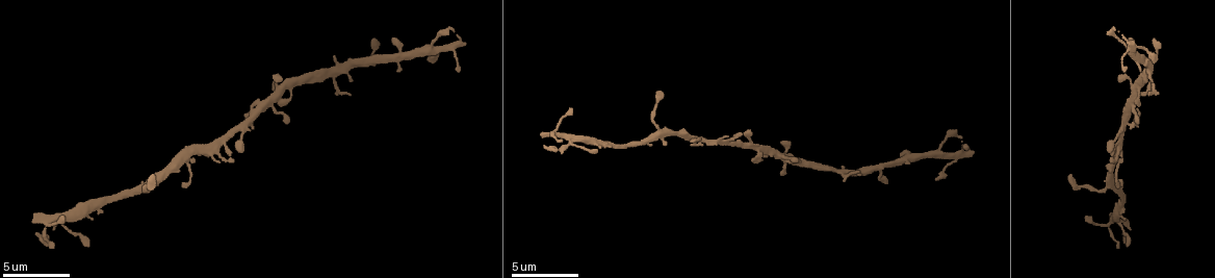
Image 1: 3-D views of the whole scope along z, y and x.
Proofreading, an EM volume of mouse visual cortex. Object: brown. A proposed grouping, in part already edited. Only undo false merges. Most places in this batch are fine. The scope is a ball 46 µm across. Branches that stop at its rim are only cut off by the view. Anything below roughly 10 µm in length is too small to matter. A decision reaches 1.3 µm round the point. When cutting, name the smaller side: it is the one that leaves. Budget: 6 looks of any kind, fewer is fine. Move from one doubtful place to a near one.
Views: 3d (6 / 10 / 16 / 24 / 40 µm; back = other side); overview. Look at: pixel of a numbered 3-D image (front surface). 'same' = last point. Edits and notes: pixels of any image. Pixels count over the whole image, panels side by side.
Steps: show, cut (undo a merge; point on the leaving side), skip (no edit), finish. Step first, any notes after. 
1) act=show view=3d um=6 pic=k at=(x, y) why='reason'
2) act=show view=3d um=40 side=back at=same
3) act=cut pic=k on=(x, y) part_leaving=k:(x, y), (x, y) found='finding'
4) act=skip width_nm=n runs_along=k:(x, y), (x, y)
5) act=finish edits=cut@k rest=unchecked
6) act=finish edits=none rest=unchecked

act=show view=3d um=10 pic=1 at=(755, 148) why='two arms in line, one across'

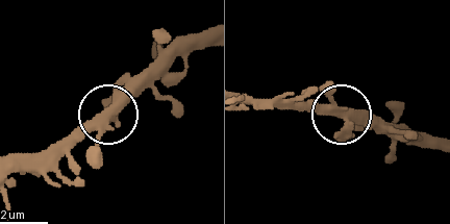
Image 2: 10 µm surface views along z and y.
act=show view=3d um=10 side=back pic=2 at=(340, 109) why='from behind'

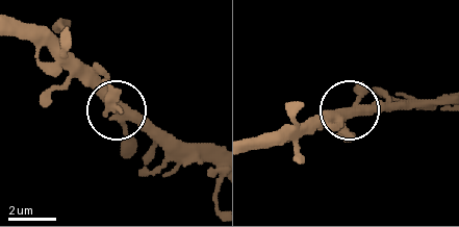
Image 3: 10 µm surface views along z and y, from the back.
act=skip arms=3 runs_along=3:(356, 114), (340, 109), (307, 119) found='all the same neuron'

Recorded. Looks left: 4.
act=show view=3d um=6 pic=1 at=(195, 144)

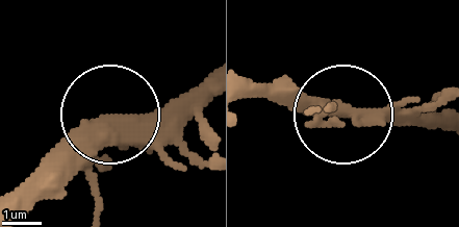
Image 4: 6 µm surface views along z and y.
act=skip runs_along=4:(208, 75), (158, 108), (108, 115), (42, 178) found='continuous, no second neuron'

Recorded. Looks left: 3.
act=show view=3d um=6 pic=1 at=(1145, 81) why='thin neck'

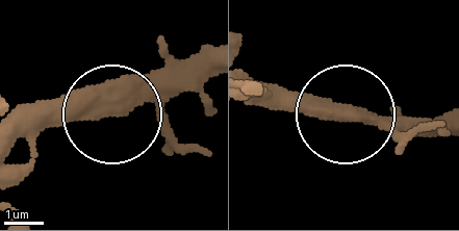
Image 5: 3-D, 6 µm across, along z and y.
act=show view=3d um=6 side=back pic=5 at=(121, 110) why='from behind'

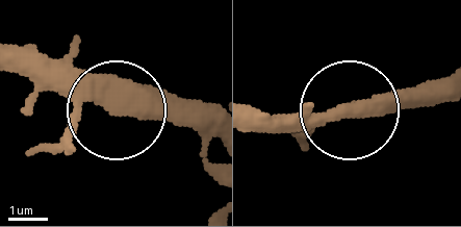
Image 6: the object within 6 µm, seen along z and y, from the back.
act=skip found='one neuron here'

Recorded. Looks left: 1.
act=finish edits=none rest=unchecked

